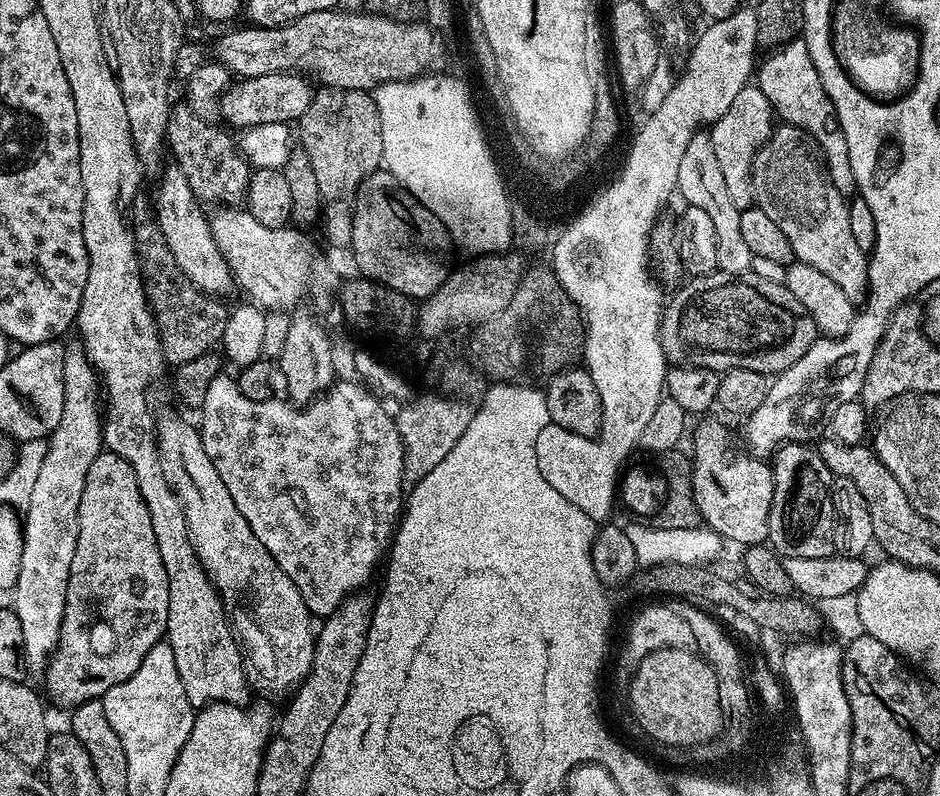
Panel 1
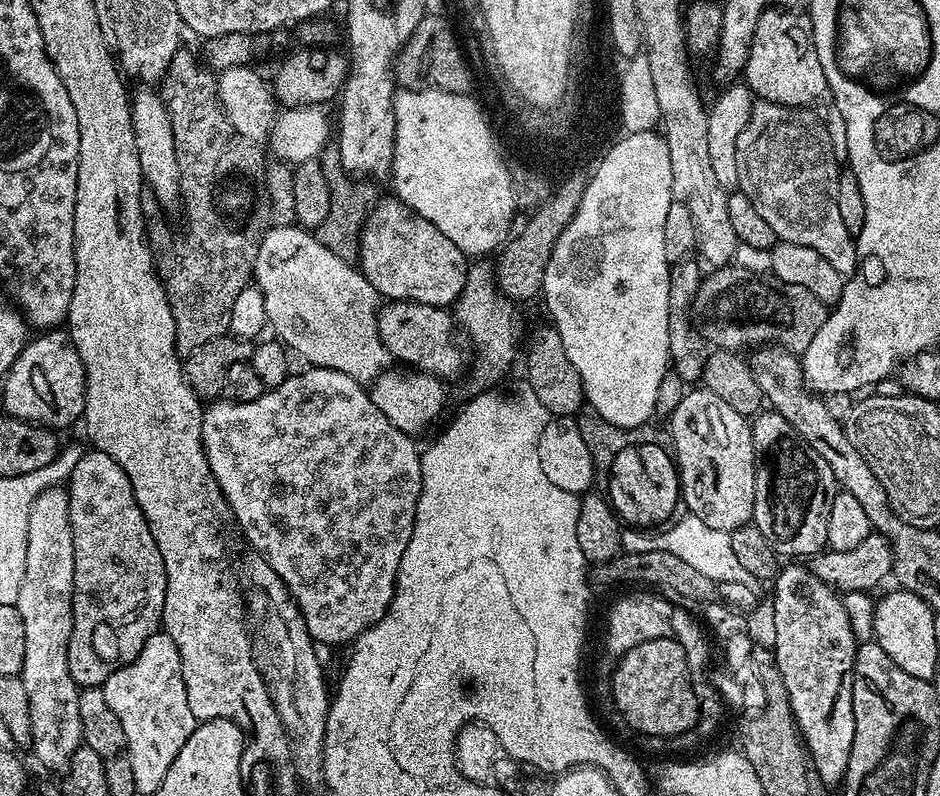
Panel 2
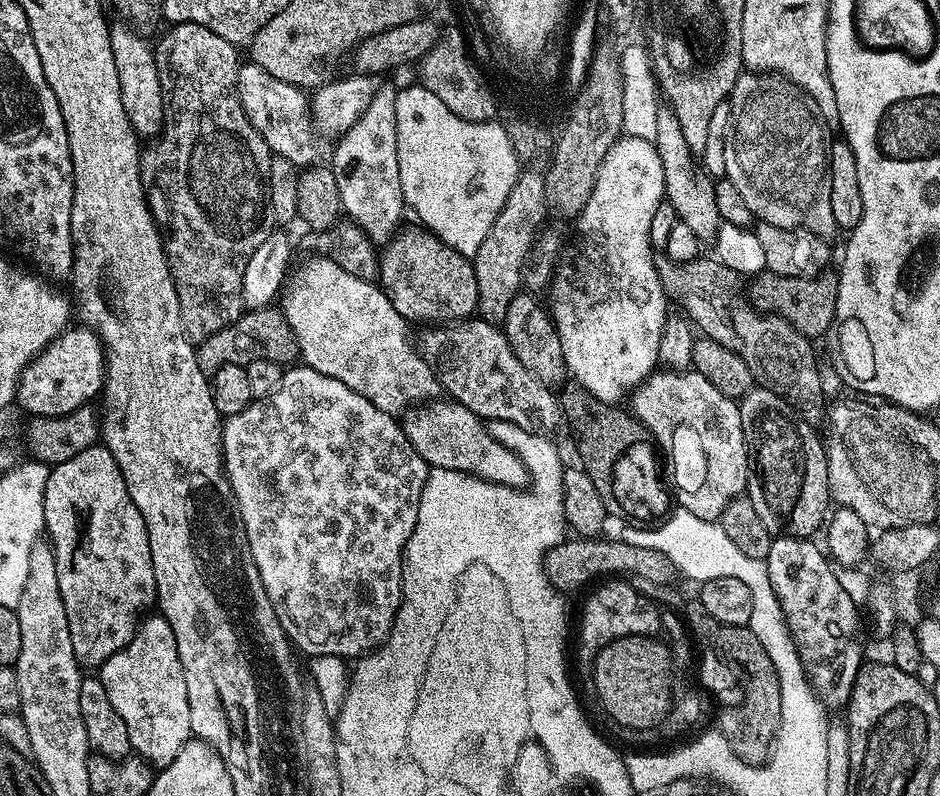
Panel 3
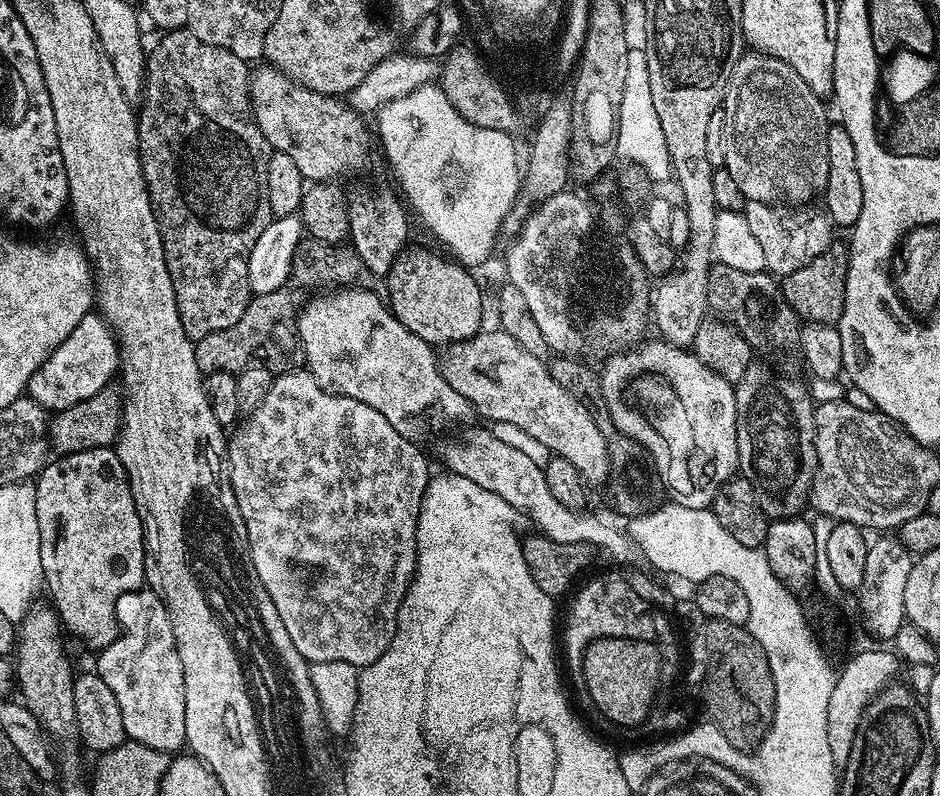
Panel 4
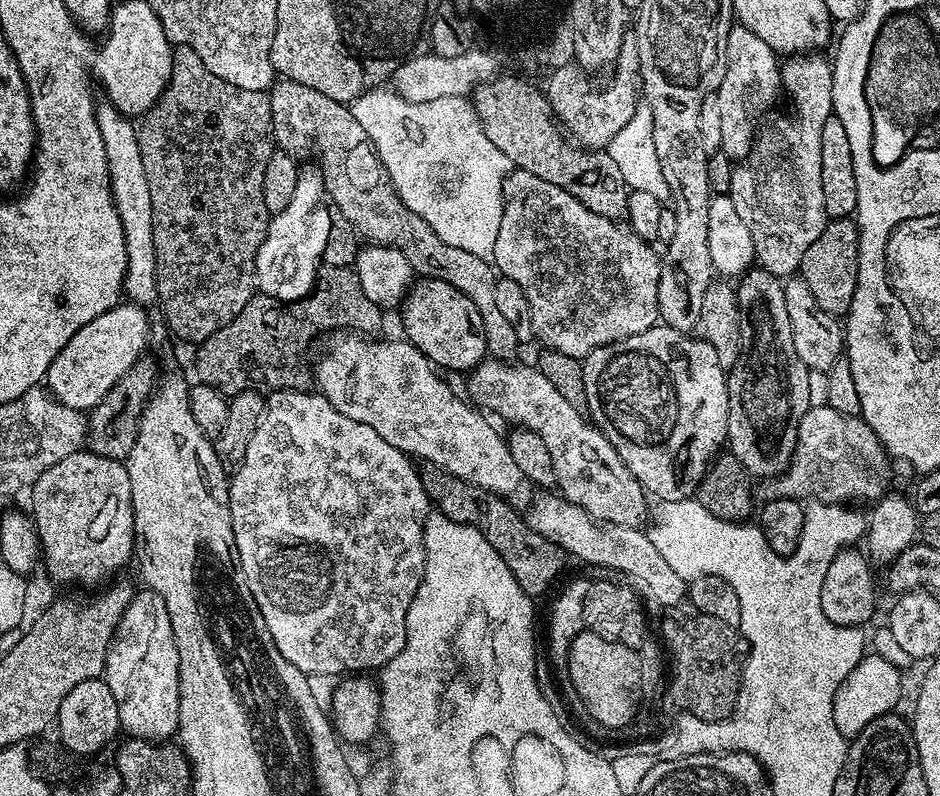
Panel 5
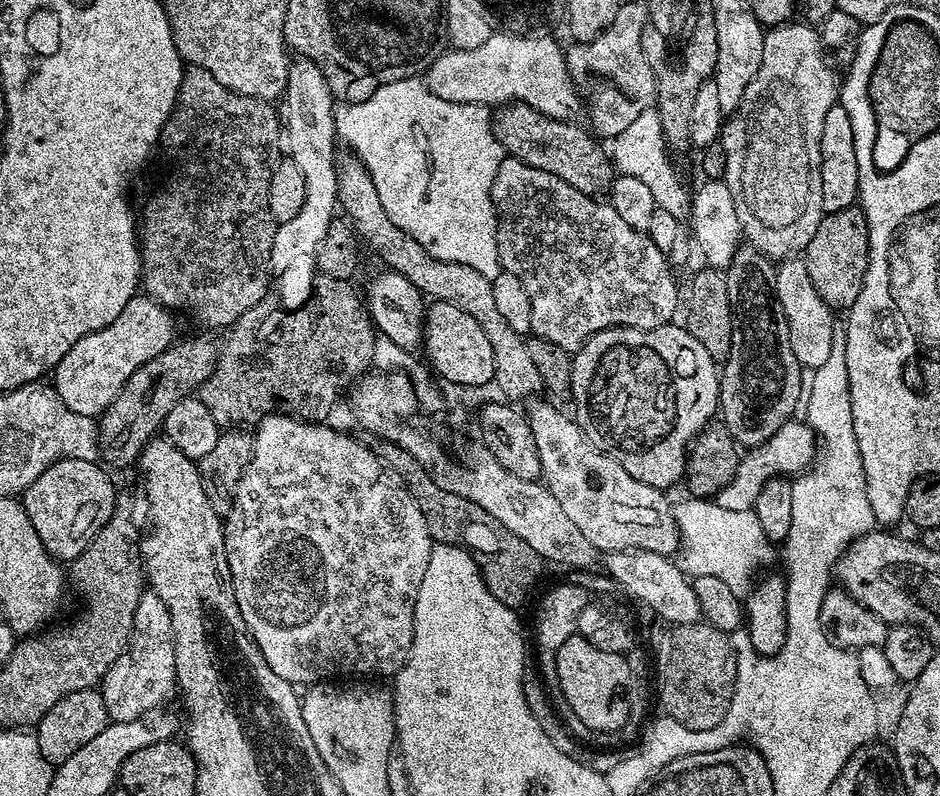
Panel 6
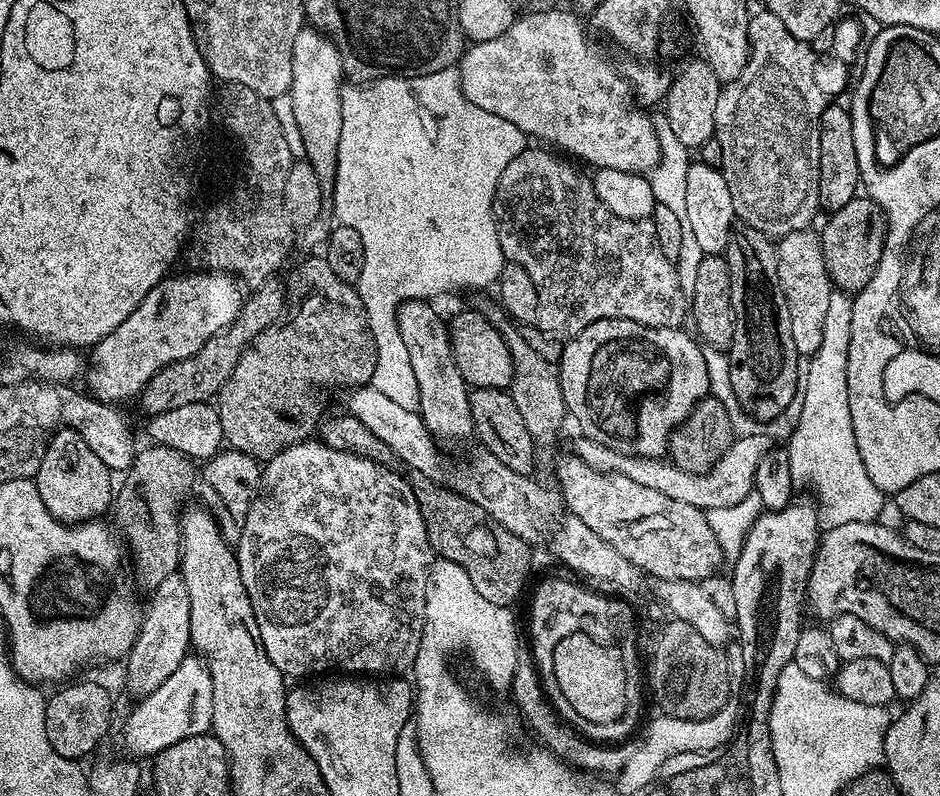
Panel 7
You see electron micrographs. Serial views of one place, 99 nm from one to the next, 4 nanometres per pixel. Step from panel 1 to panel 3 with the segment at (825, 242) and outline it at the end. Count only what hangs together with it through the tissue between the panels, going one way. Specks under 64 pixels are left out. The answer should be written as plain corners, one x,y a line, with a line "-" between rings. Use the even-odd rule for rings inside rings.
751,70
741,71
740,77
736,79
736,85
732,88
730,97
730,127
727,129
727,140
725,142
725,177
742,194
742,199
746,206
750,206
753,217
759,223
770,226
782,226
783,228
804,228
808,232
813,232
825,238
832,238
838,232
834,222
834,213
830,207
830,150
834,143
833,129
829,128
826,118
822,118
822,110
818,110
818,105
806,90
794,86
784,76
777,76
770,72
753,72

